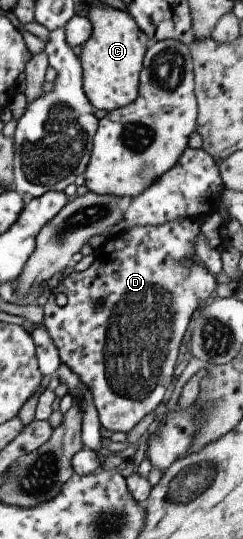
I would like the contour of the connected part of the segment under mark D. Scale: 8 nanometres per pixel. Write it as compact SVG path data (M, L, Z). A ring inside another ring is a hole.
M194 218L120 230L93 249L92 264L86 270L69 272L49 291L41 321L46 334L54 342L61 362L86 384L99 423L110 432L126 435L146 414L160 407L173 374L178 372L174 364L190 316L214 295L217 284L214 277L194 256L194 238L200 233L199 221ZM184 260L190 261L190 265L183 266ZM56 294L64 294L66 304L58 306L54 301Z

